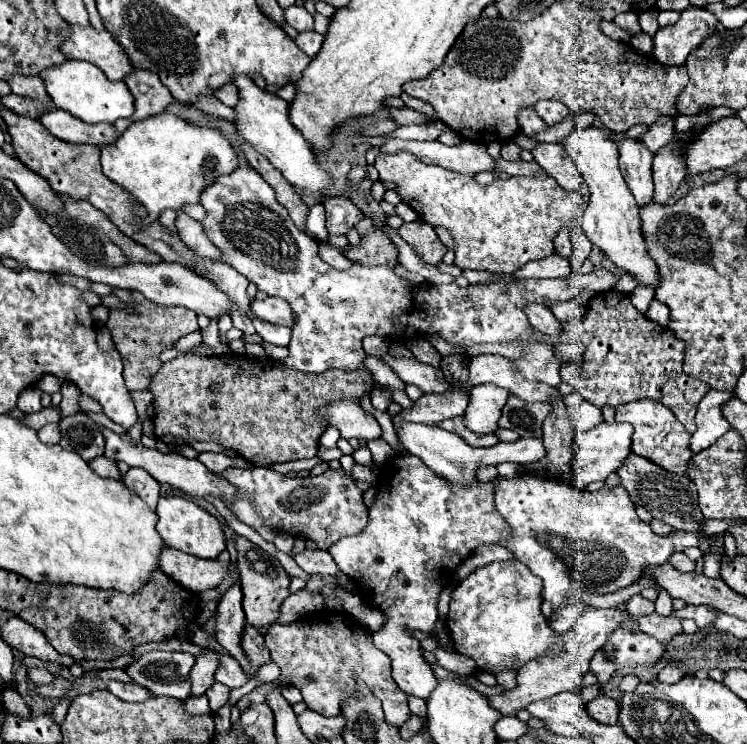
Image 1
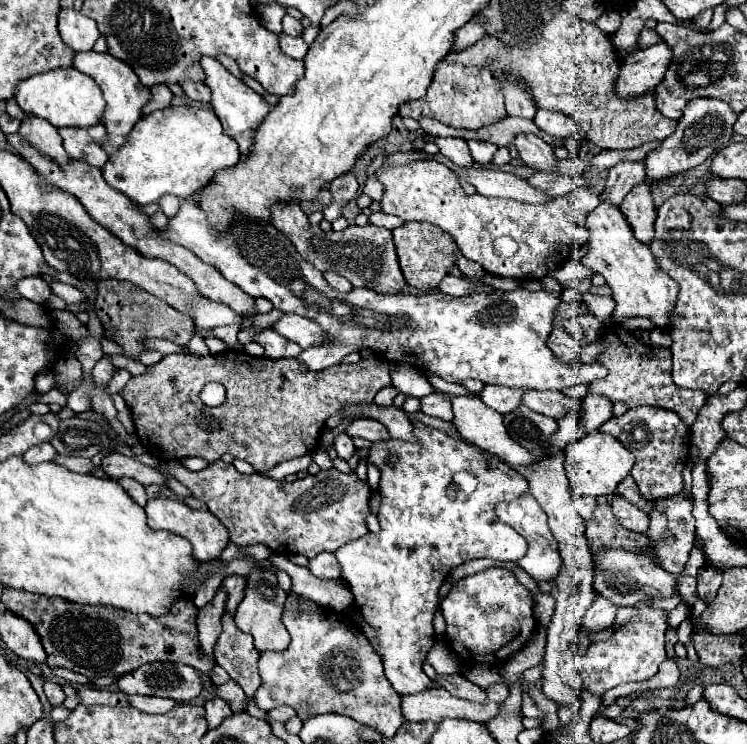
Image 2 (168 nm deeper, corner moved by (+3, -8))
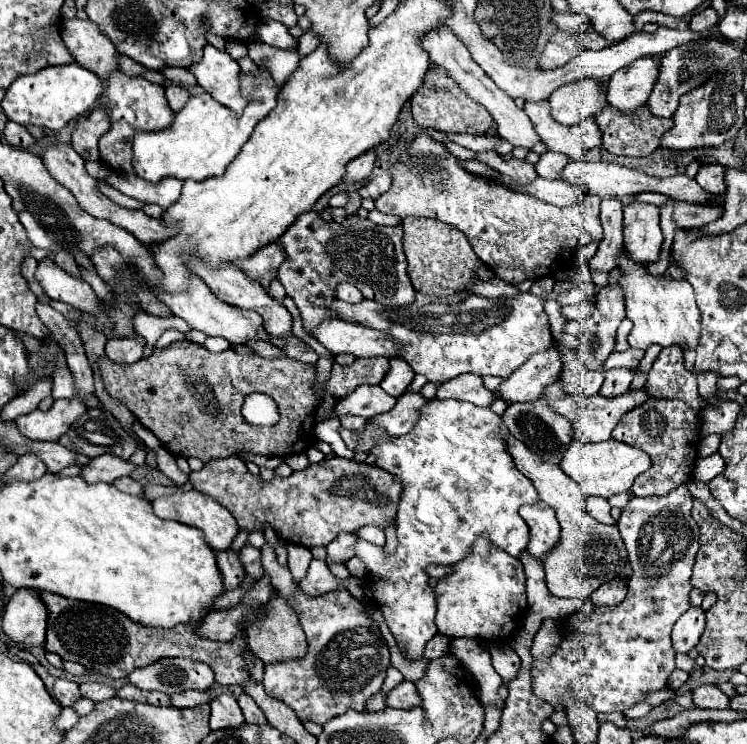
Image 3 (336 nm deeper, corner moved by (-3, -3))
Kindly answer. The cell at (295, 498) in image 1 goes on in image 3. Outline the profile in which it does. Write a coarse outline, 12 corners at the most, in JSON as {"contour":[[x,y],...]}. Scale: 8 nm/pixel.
{"contour":[[238,457],[190,473],[240,529],[326,547],[386,529],[402,483],[326,457],[262,483]]}

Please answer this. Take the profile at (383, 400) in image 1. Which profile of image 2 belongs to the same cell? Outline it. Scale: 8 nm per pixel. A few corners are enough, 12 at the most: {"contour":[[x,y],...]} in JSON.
{"contour":[[388,386],[376,394],[378,406],[392,406],[398,390]]}

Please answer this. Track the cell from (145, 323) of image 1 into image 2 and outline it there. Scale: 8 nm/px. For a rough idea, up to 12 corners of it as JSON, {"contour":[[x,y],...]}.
{"contour":[[100,280],[96,314],[126,358],[144,340],[190,342],[194,322],[124,280]]}

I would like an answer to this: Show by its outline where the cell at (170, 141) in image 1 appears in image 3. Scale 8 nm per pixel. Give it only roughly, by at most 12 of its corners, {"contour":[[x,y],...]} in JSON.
{"contour":[[264,63],[240,73],[242,117],[210,95],[168,129],[138,133],[132,159],[150,183],[222,175],[276,107]]}

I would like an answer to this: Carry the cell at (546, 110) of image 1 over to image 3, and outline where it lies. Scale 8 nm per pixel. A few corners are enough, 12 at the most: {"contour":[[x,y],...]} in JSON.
{"contour":[[584,77],[550,95],[552,117],[576,125],[604,105],[600,79]]}

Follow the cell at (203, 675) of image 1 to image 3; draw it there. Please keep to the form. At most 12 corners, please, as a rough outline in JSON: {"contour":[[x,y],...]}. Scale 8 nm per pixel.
{"contour":[[216,551],[226,591],[244,579],[238,551]]}

